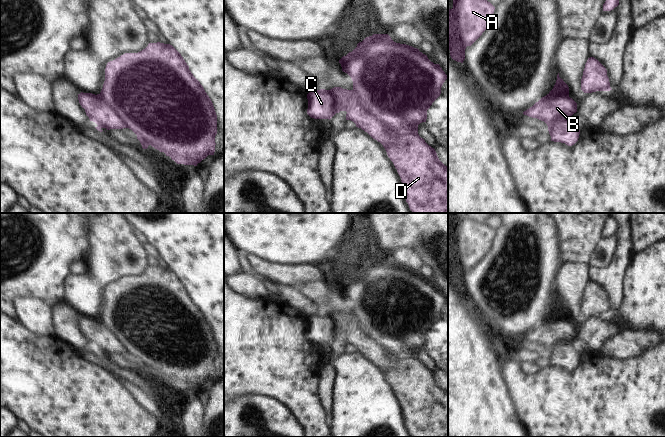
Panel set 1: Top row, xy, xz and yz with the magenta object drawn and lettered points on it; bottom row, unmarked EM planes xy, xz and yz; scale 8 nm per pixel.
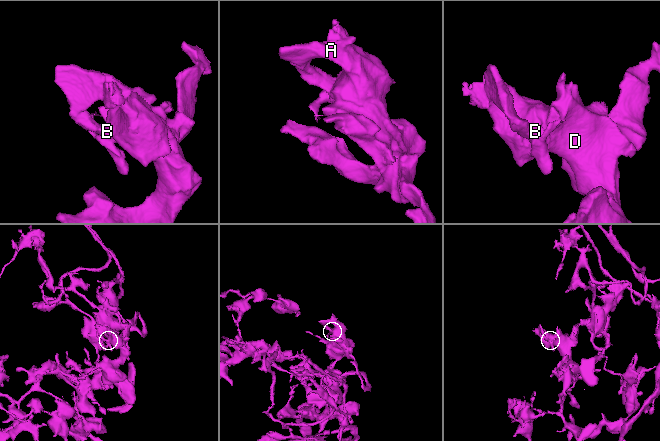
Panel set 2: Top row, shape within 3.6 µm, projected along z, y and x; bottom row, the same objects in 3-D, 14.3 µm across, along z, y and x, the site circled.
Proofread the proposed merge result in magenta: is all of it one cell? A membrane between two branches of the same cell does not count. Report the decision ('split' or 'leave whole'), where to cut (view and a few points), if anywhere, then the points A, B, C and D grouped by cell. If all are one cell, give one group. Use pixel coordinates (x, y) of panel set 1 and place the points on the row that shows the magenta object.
split | xz (326, 90), (334, 96), (336, 112) | A B D / C

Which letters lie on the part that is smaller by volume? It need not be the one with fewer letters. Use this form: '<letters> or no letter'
C

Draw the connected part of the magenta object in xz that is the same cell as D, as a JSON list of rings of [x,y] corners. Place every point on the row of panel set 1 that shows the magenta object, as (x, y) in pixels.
[[[373,34],[372,36],[366,37],[362,42],[357,44],[357,47],[352,52],[349,52],[346,56],[343,56],[339,60],[339,63],[341,64],[342,71],[351,77],[353,81],[353,89],[347,90],[341,87],[334,87],[330,90],[327,90],[329,93],[335,96],[336,113],[339,113],[340,111],[346,111],[346,120],[353,121],[356,124],[356,127],[361,128],[373,139],[377,140],[383,145],[388,157],[393,162],[401,178],[401,182],[404,186],[406,202],[408,203],[412,213],[448,213],[448,167],[439,160],[435,149],[429,146],[418,134],[418,125],[422,122],[426,122],[427,110],[440,96],[441,87],[447,79],[447,75],[442,70],[440,65],[431,62],[427,55],[420,52],[419,49],[406,44],[394,42],[388,34]]]

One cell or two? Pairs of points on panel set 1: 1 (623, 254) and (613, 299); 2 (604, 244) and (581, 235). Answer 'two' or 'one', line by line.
1: one
2: two

